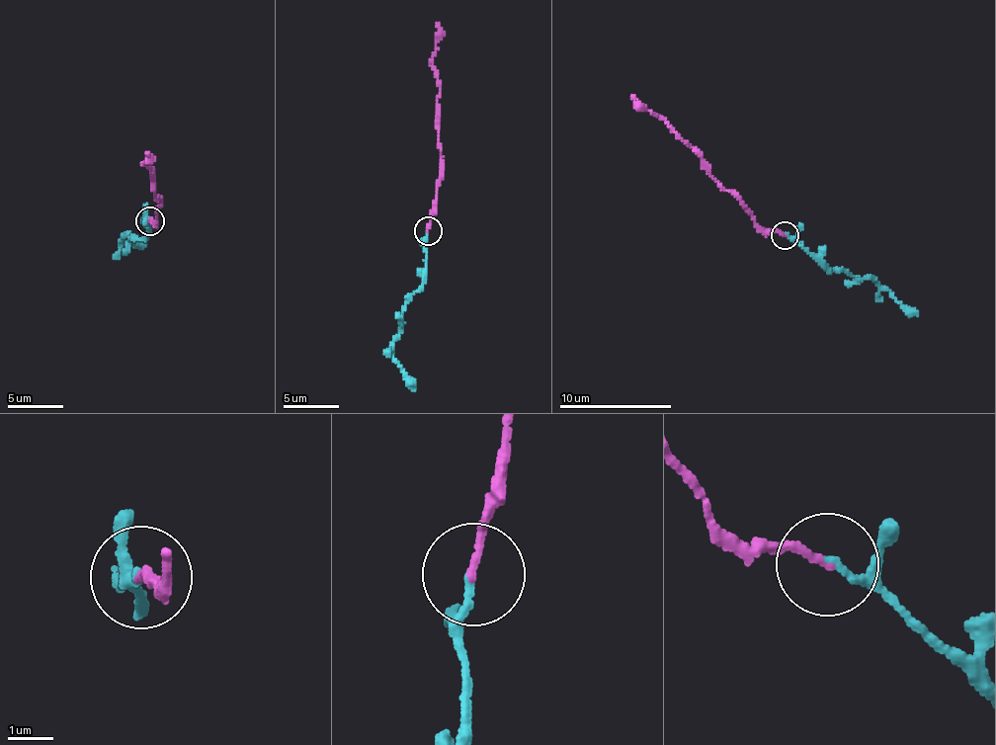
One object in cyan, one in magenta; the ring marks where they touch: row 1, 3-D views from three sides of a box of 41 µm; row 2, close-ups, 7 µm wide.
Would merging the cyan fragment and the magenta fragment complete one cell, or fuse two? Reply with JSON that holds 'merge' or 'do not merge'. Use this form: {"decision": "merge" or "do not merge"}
{"decision": "merge"}

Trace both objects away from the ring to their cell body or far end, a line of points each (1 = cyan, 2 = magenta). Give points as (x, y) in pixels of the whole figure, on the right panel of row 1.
1: (786, 235), (822, 266), (871, 279), (890, 290), (917, 316)
2: (786, 235), (760, 226), (746, 206), (709, 174), (709, 166), (662, 119), (631, 95)

